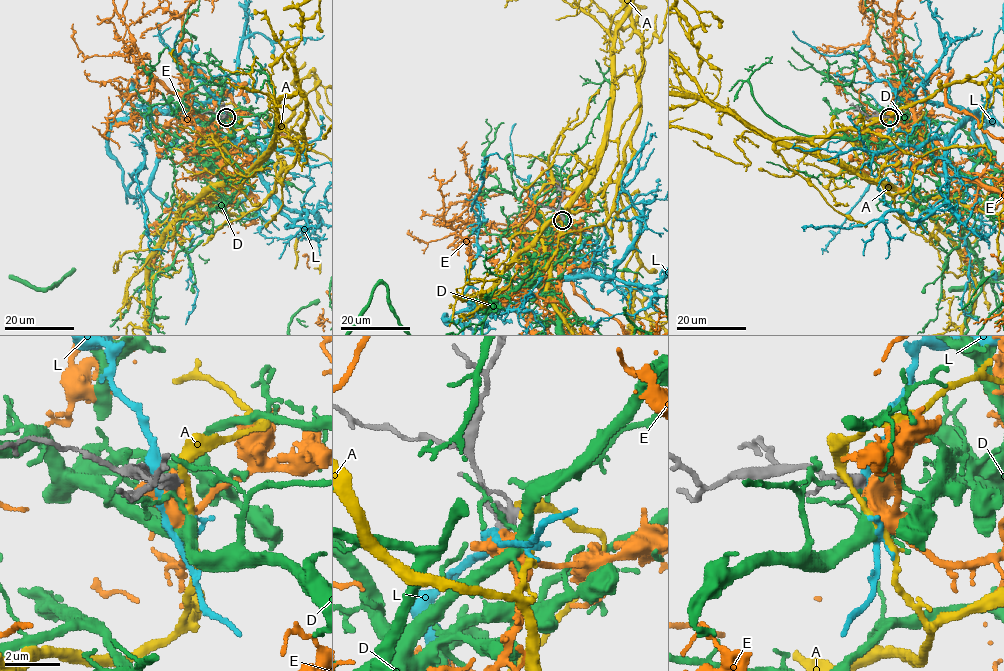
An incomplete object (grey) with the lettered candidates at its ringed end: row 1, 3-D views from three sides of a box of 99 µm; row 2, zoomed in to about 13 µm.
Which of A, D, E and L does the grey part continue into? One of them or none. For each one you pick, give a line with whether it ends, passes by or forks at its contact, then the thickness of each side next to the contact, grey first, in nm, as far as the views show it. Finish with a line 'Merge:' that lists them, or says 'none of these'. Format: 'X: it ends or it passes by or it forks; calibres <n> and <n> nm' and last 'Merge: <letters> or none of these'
E: it passes by; calibres 360 and 600 nm
Merge: E

